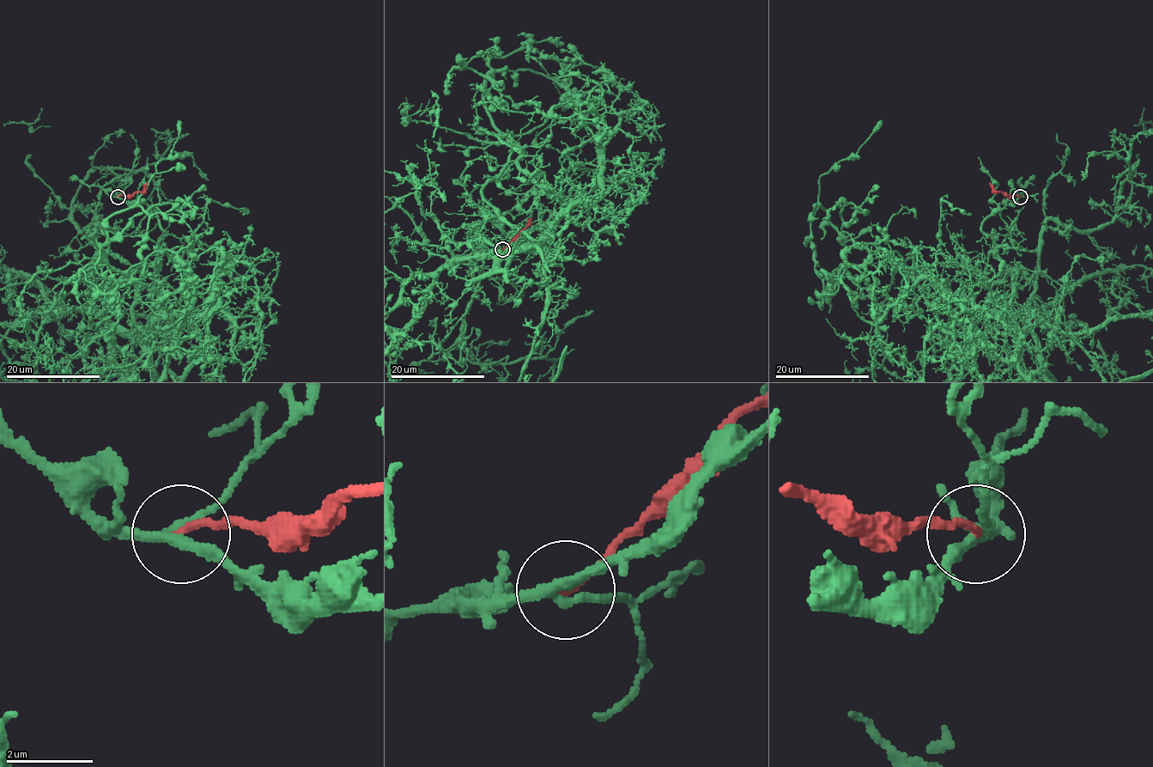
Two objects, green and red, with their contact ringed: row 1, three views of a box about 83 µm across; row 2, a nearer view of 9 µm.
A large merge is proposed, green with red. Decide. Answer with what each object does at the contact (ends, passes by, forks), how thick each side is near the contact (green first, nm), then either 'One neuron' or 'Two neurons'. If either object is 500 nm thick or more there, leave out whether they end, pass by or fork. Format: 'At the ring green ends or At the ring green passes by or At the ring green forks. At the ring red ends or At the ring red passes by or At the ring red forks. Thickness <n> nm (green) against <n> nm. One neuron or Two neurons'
At the ring green forks. At the ring red ends. Thickness 220 nm (green) against 140 nm. Two neurons

